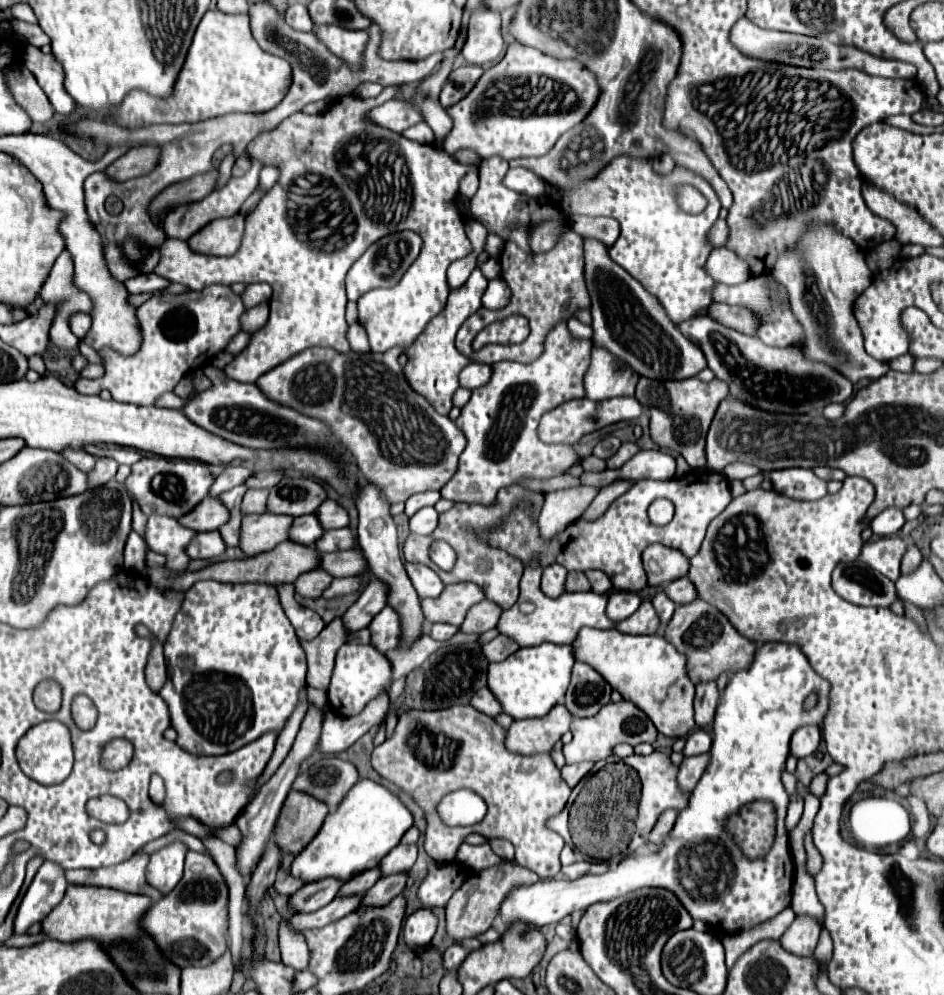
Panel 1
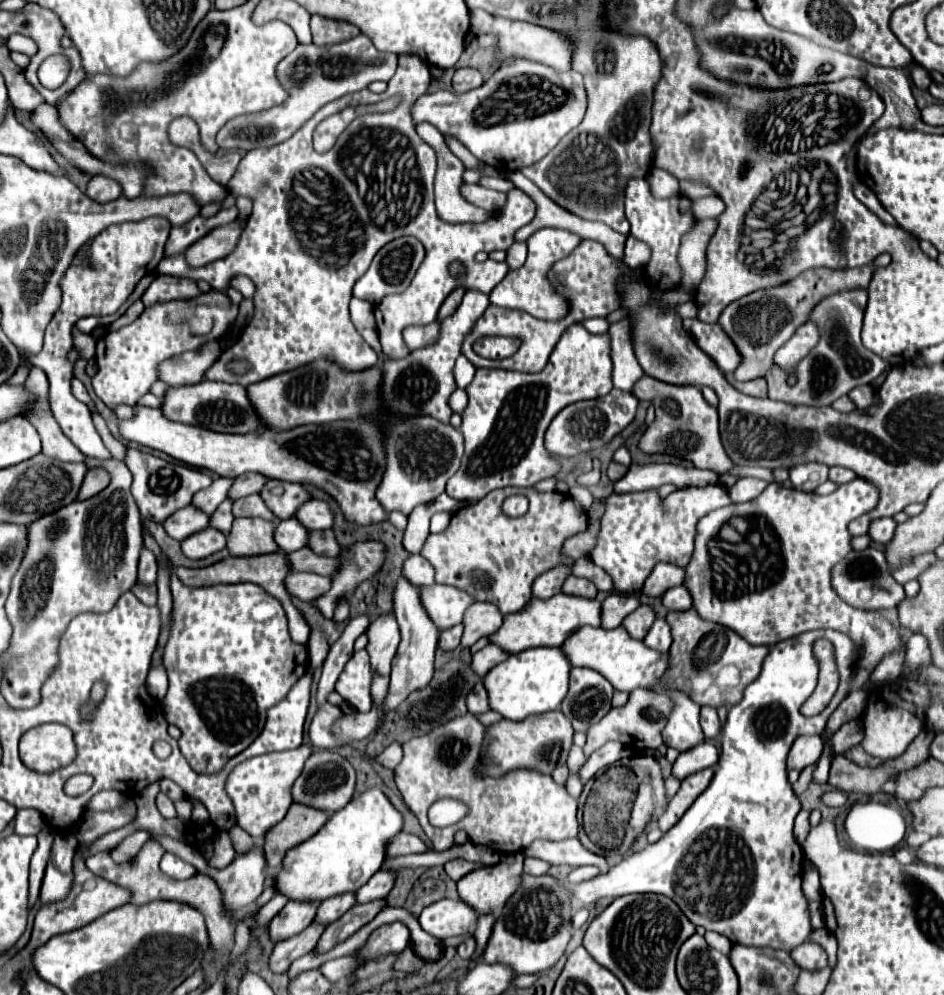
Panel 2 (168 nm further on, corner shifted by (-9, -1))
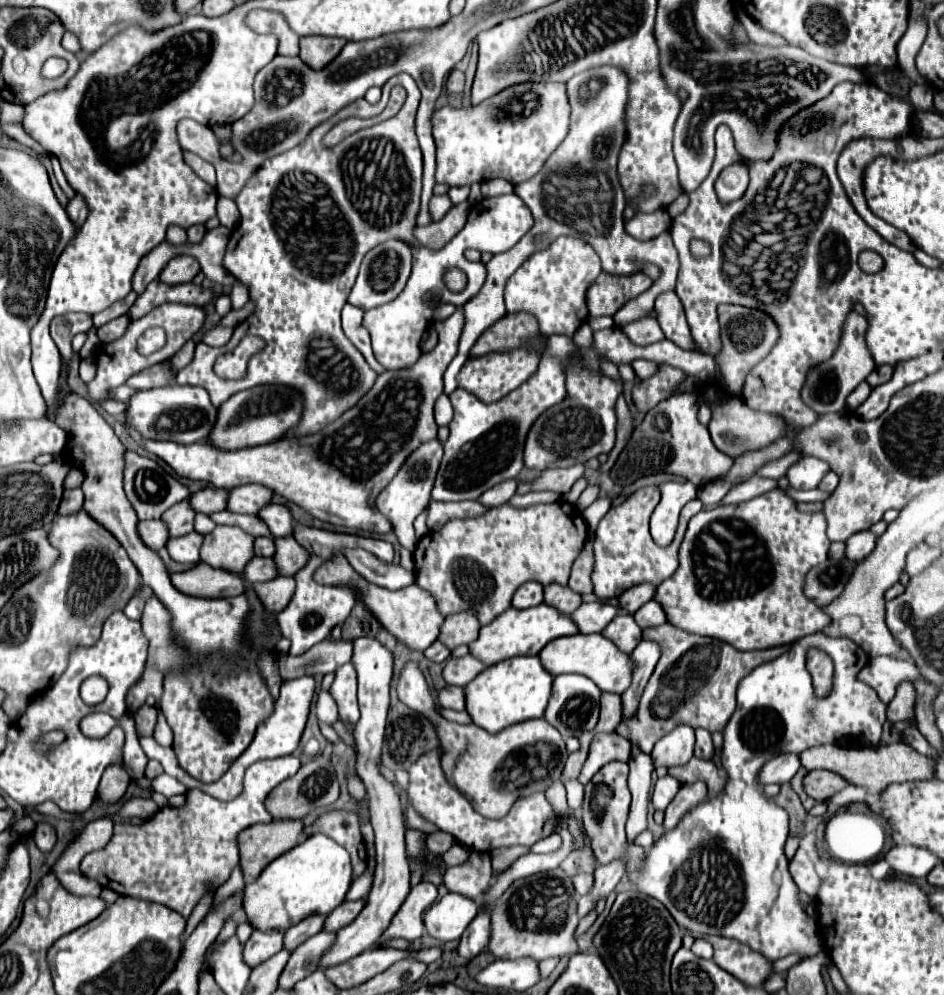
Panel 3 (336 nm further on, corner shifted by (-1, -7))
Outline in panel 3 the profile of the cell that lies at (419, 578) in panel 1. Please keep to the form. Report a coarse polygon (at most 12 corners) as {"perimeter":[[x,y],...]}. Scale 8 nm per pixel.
{"perimeter":[[365,549],[343,553],[357,573],[379,587],[401,589],[411,571],[383,563]]}

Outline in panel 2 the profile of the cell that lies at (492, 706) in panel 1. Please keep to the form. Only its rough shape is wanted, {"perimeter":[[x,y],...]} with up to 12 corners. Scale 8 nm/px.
{"perimeter":[[483,683],[467,695],[467,709],[475,715],[487,713],[489,699]]}

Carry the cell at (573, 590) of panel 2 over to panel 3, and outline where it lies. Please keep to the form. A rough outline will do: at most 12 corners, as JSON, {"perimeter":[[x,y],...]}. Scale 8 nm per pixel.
{"perimeter":[[551,583],[543,601],[563,615],[581,605],[581,595]]}

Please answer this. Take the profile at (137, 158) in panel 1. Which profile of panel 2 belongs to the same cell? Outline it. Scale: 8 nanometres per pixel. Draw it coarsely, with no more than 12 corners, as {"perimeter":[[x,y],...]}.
{"perimeter":[[95,175],[87,195],[97,203],[121,197],[121,183]]}

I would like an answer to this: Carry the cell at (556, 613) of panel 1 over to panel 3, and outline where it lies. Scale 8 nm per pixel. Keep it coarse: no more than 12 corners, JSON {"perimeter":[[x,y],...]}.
{"perimeter":[[545,603],[507,609],[469,653],[489,667],[577,633]]}

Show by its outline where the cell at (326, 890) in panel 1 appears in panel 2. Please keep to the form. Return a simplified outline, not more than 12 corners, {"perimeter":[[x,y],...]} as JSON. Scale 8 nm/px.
{"perimeter":[[289,901],[269,923],[277,943],[297,935],[321,901]]}

